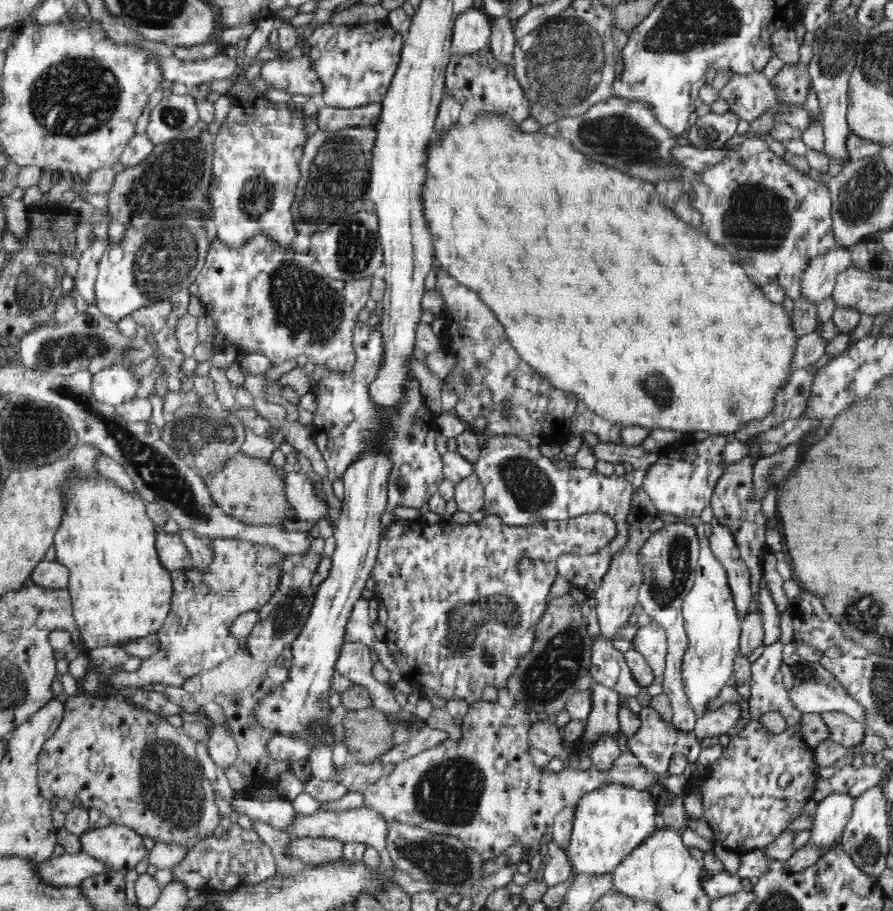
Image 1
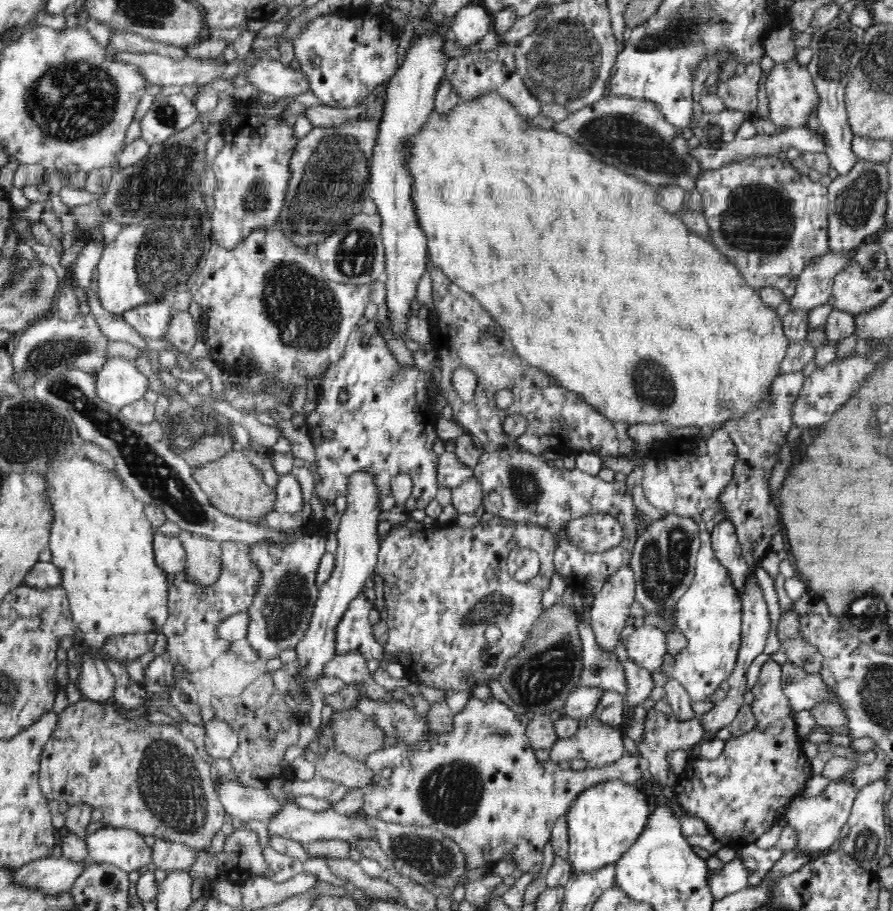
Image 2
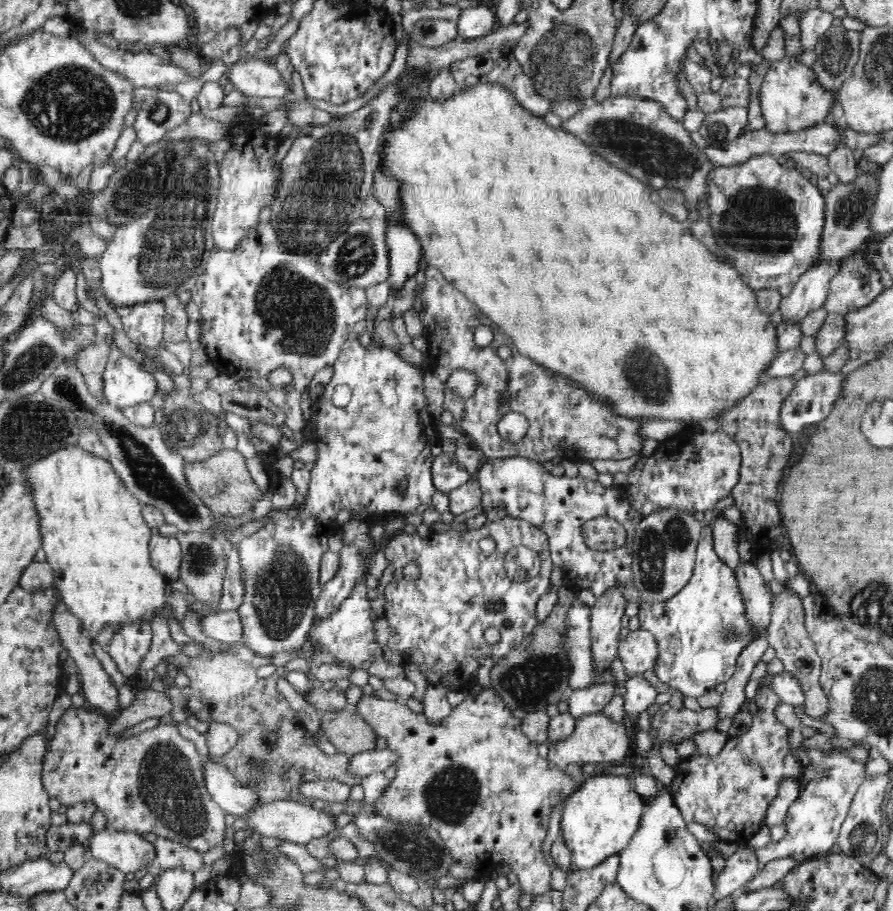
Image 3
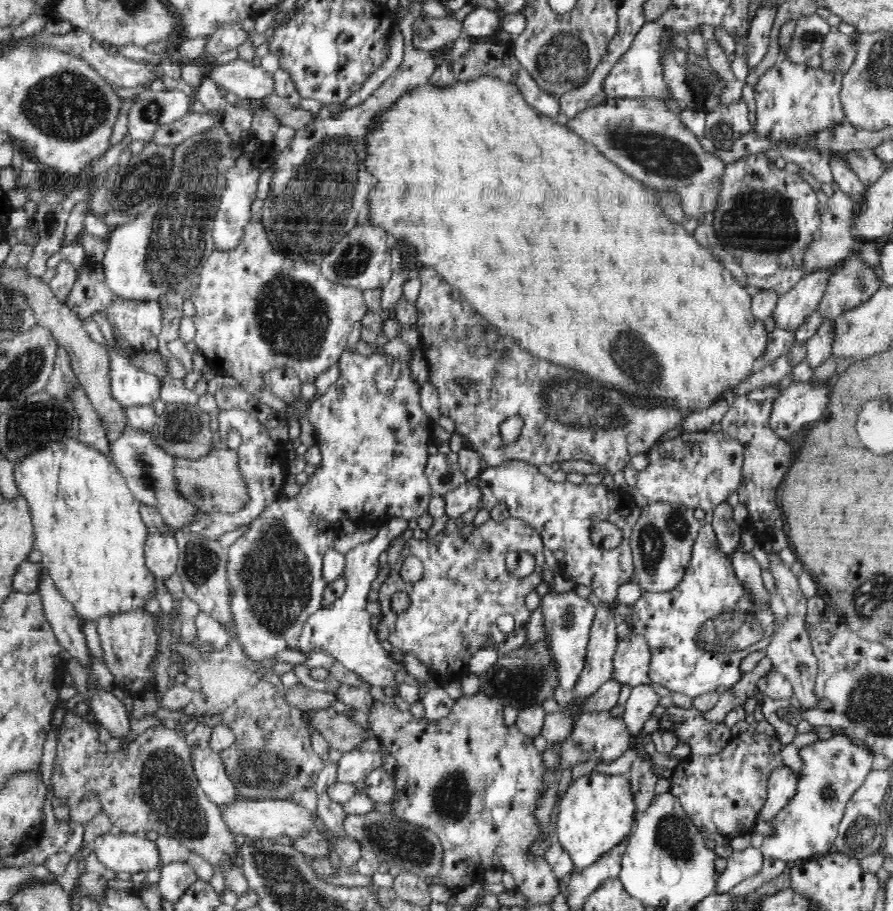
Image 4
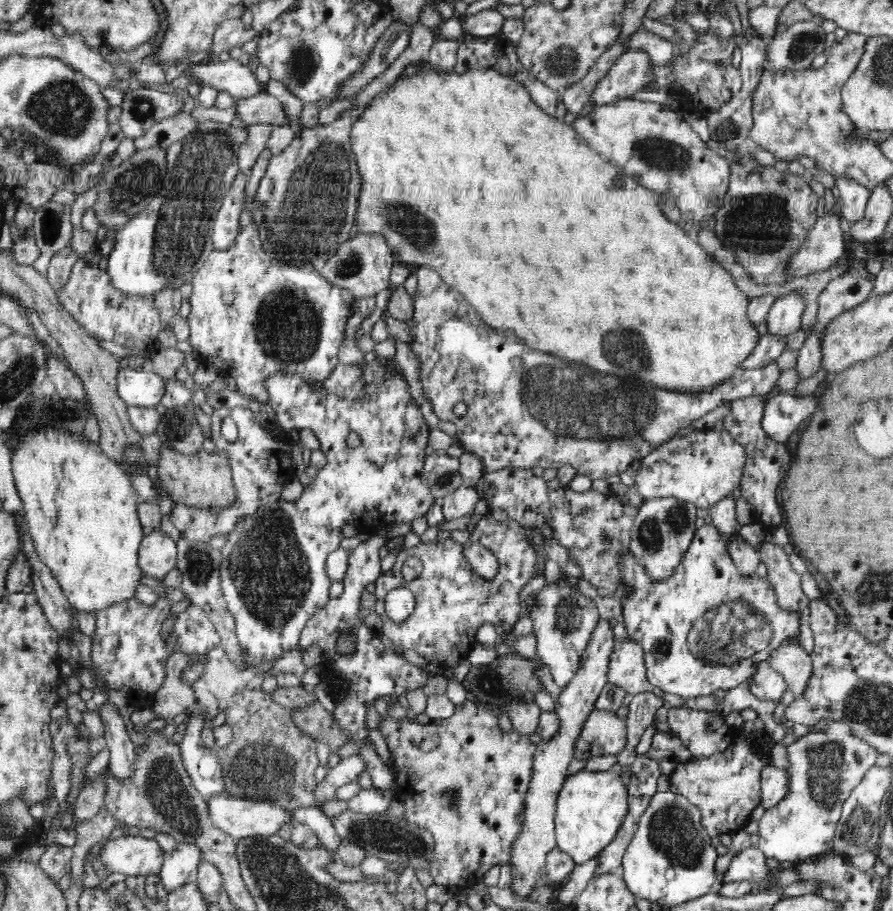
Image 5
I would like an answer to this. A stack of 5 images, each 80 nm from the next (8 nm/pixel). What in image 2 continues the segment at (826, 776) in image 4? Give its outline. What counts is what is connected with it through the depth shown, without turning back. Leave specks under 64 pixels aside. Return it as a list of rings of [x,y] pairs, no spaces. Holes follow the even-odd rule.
[[[836,779],[824,788],[824,792],[816,797],[800,797],[794,800],[786,810],[785,820],[798,831],[798,848],[796,851],[808,851],[822,854],[841,837],[841,830],[848,820],[854,806],[858,790],[847,782]],[[776,846],[768,849],[751,847],[736,850],[736,857],[747,870],[747,883],[751,888],[760,886],[758,882],[772,870],[772,866],[782,858],[783,854],[784,851]]]

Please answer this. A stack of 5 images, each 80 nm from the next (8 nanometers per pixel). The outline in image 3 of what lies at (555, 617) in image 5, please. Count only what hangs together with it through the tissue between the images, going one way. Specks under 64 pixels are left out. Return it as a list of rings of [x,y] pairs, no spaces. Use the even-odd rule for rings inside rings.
[[[577,599],[568,607],[570,609],[565,620],[569,622],[566,641],[568,657],[572,663],[571,690],[599,684],[610,685],[617,690],[620,684],[610,666],[599,670],[595,654],[592,653],[591,607]]]

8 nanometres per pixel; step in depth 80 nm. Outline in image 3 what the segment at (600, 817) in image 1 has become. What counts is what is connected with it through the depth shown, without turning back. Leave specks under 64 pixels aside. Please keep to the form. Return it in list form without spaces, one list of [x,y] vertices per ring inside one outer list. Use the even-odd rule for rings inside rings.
[[[617,776],[589,777],[587,782],[564,802],[562,835],[570,849],[571,869],[596,868],[611,856],[620,854],[640,828],[646,802],[634,789],[631,778]]]

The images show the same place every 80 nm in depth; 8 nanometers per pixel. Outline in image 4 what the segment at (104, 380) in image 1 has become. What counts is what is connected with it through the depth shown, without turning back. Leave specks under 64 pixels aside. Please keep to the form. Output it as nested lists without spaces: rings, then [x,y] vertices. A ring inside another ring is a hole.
[[[96,311],[91,314],[91,319],[96,321],[108,344],[109,394],[113,400],[124,409],[152,405],[159,398],[160,379],[133,366],[129,355],[120,354],[106,313]]]

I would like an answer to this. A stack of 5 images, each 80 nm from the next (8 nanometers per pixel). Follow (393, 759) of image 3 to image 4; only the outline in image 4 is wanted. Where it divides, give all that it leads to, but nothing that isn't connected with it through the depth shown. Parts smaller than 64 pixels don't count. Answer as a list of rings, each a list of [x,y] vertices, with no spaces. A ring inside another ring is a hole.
[[[356,751],[343,753],[338,766],[336,781],[356,784],[362,778],[369,779],[374,770],[383,768],[384,754],[382,752]]]

